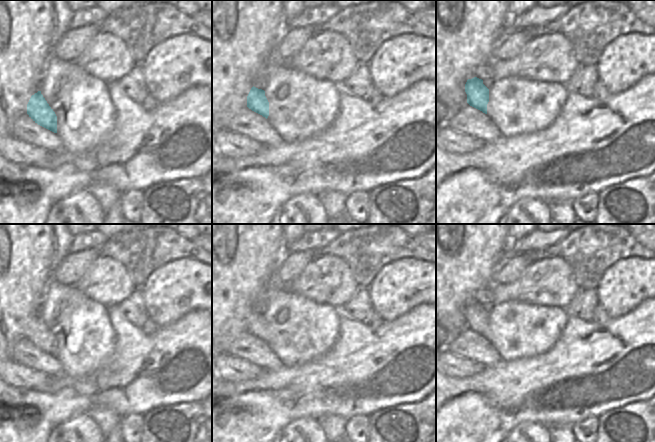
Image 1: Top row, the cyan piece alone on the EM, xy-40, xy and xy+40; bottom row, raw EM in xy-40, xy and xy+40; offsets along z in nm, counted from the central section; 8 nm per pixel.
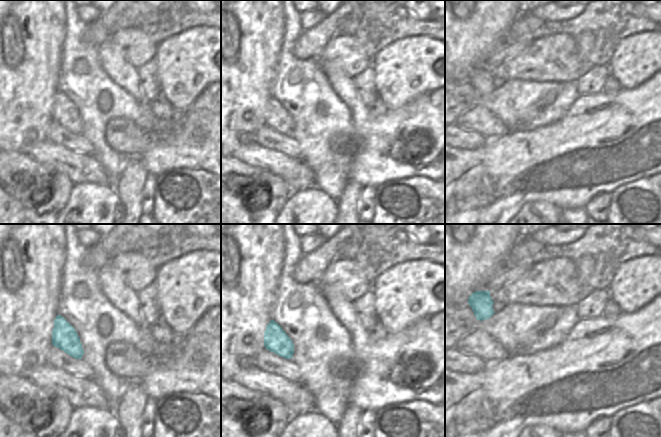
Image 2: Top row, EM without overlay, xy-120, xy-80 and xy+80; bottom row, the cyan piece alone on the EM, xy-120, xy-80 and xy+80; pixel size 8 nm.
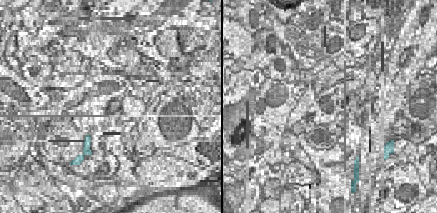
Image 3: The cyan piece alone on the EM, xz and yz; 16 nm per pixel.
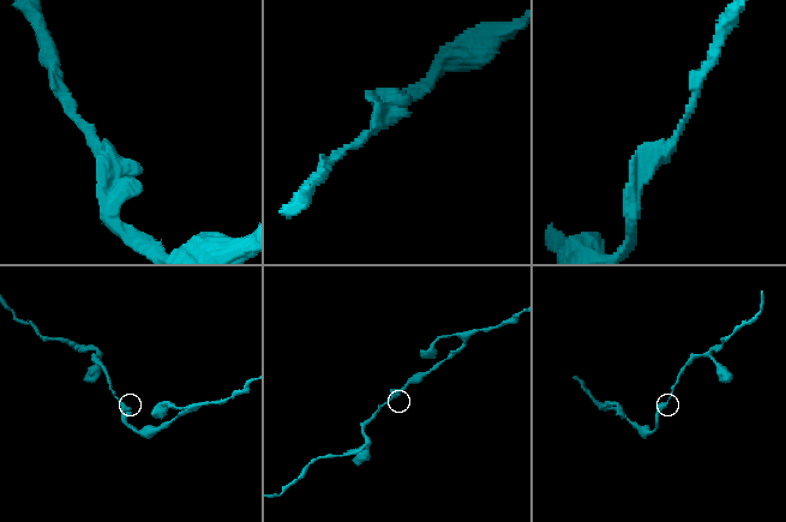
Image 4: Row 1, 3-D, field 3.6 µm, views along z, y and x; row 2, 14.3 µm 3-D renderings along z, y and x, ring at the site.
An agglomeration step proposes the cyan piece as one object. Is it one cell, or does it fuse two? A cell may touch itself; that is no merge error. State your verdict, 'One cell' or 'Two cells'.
One cell.

